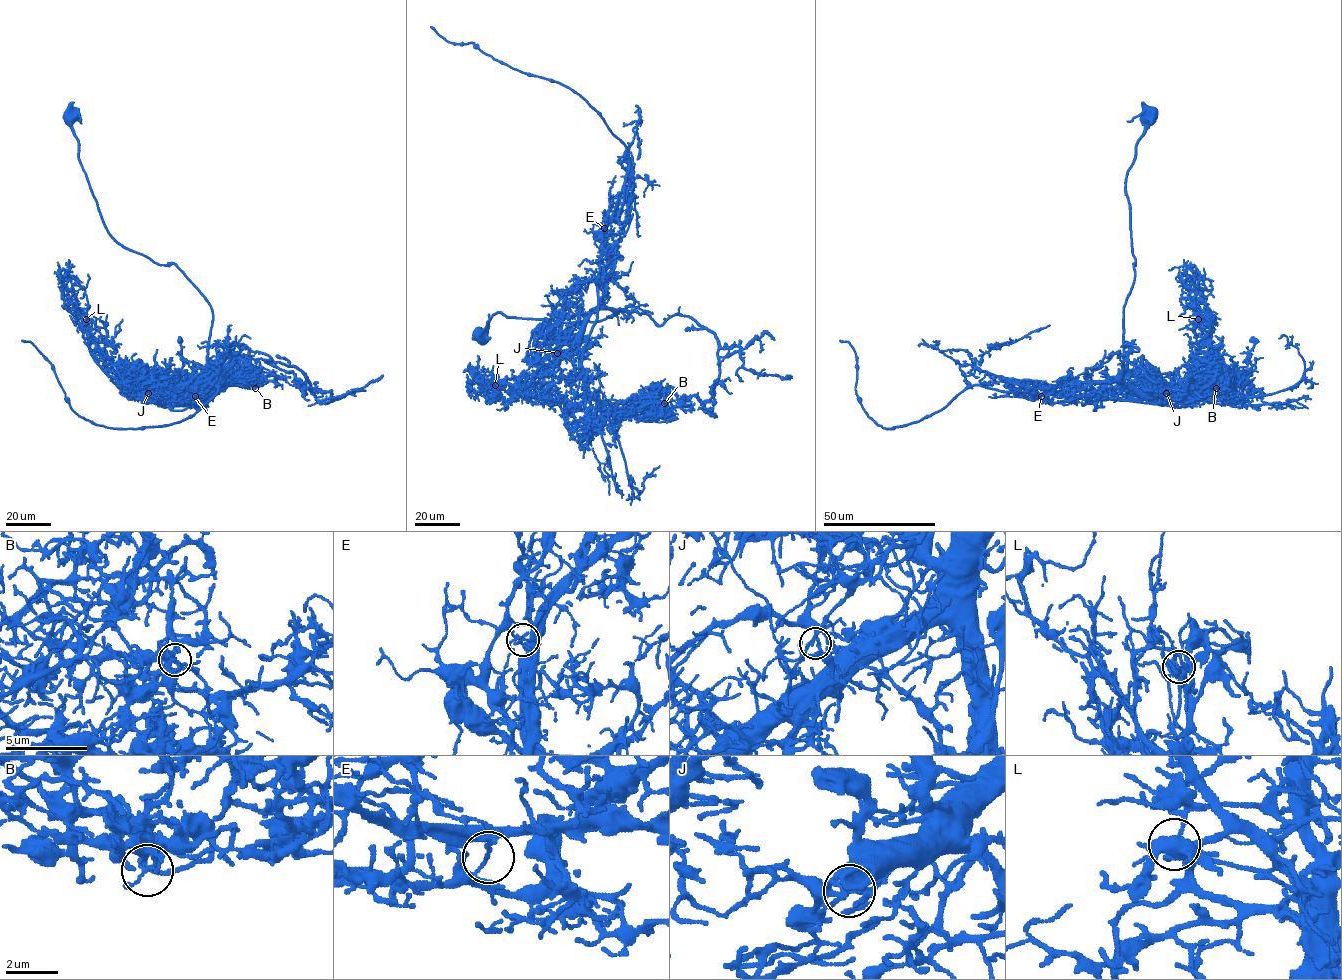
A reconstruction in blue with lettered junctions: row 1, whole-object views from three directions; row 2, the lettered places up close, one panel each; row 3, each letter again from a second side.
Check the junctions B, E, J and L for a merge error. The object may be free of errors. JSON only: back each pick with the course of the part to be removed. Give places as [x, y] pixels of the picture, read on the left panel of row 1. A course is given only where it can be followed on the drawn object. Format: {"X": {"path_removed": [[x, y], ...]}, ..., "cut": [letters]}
{"E": {"path_removed": [[195, 397], [220, 385], [199, 410], [178, 422], [139, 428], [93, 423], [71, 408], [54, 366], [21, 340]]}, "cut": ["E"]}

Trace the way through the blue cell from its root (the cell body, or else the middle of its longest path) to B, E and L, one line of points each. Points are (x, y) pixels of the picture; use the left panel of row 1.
B: (70, 118), (108, 232), (156, 263), (174, 264), (211, 307), (206, 369), (170, 395), (226, 382), (255, 388)
E: (70, 118), (78, 158), (108, 232), (156, 263), (174, 264), (211, 307), (206, 367), (191, 390), (195, 397)
L: (70, 118), (108, 232), (174, 264), (209, 305), (206, 369), (172, 394), (111, 376), (90, 351), (86, 319)

